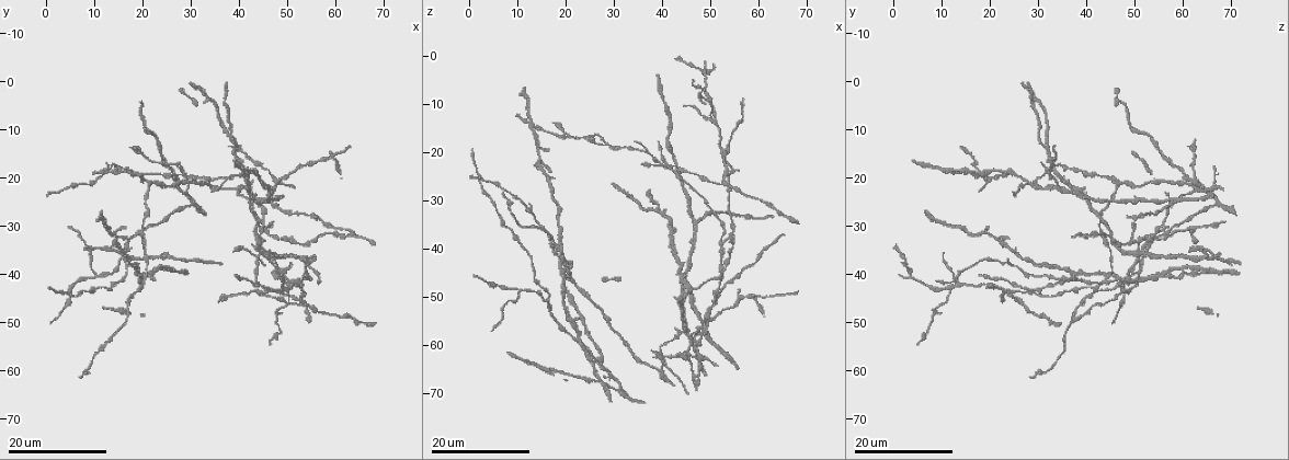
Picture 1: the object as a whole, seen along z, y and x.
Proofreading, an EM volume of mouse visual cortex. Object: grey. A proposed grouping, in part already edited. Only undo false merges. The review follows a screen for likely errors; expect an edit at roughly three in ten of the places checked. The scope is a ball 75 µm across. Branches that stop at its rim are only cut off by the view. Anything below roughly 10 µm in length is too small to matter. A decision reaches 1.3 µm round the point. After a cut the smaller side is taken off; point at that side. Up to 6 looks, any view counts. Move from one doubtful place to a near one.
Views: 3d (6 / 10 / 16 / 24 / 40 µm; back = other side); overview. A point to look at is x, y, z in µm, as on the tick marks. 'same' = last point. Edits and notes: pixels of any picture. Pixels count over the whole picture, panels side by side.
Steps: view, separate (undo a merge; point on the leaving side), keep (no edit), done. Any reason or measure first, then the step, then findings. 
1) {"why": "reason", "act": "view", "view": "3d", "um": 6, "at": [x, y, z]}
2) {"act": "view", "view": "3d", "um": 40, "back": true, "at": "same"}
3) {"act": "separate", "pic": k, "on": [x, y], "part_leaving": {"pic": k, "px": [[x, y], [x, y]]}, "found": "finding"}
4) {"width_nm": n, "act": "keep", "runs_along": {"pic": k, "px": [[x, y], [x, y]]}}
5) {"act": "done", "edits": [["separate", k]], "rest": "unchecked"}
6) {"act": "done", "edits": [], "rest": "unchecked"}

{"why": "side arm on a straight run", "act": "view", "view": "3d", "um": 16, "at": [10.5, 41.0, 49.0]}

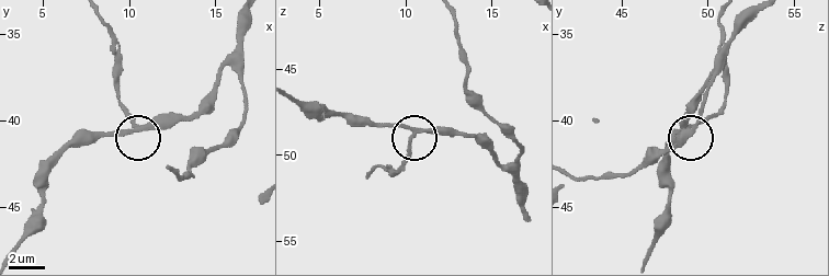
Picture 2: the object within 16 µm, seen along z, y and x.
{"act": "view", "view": "3d", "um": 6, "at": [10.5, 40.5, 48.6]}

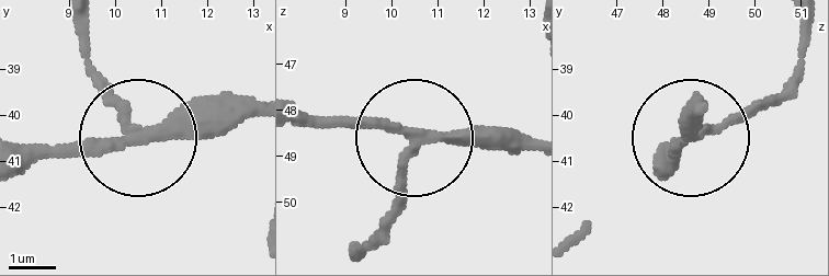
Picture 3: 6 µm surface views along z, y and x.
{"act": "separate", "pic": 3, "on": [123, 108], "part_leaving": {"pic": 3, "px": [[144, 141], [89, 70], [84, 23]]}, "found": "two cells meet here"}

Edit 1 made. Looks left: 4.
{"why": "see it whole again", "act": "view", "view": "overview"}

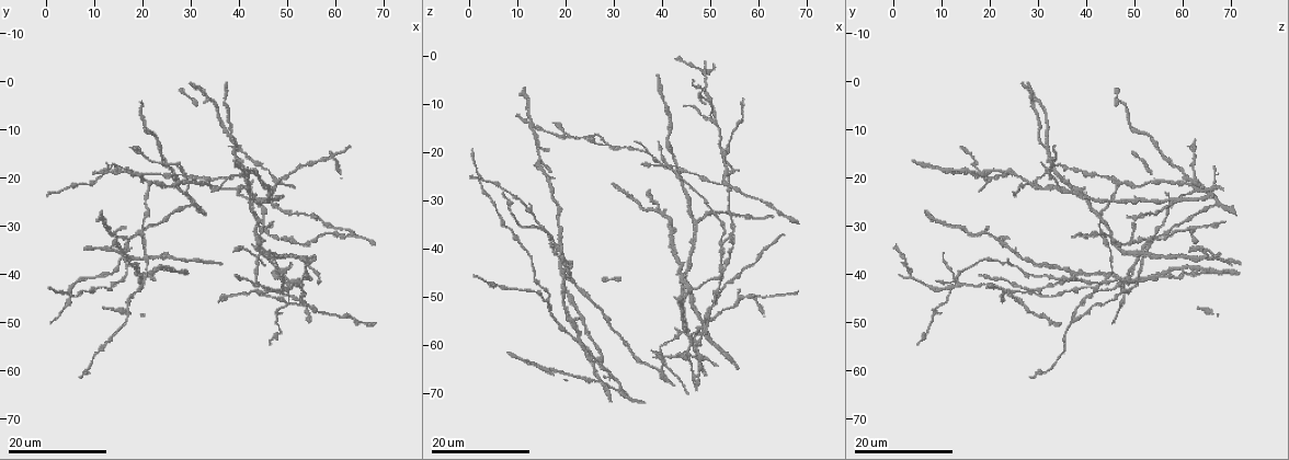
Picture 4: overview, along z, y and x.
{"act": "view", "view": "3d", "um": 16, "at": [20.5, 41.0, 44.0]}

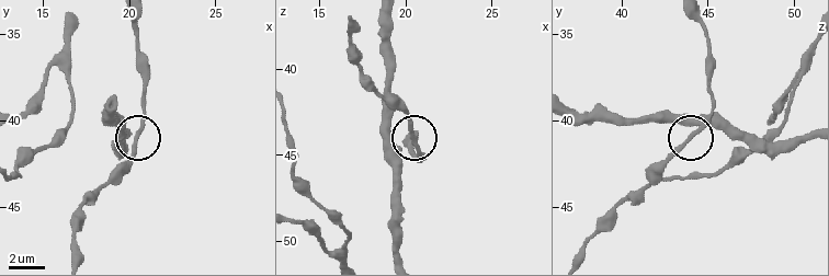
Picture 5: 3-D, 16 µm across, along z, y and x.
{"why": "zoom in", "act": "view", "view": "3d", "um": 10, "at": [20.5, 40.7, 44.2]}

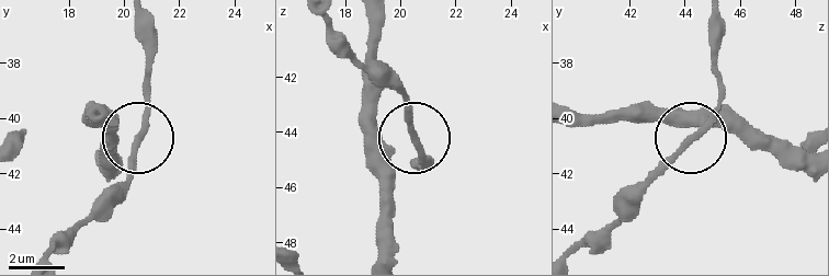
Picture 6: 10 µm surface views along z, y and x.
{"side_arm_um": 34, "arms": 3, "act": "keep", "found": "continuous, no second cell"}

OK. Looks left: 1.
{"act": "done", "edits": [["separate", 3]], "rest": "unchecked"}

